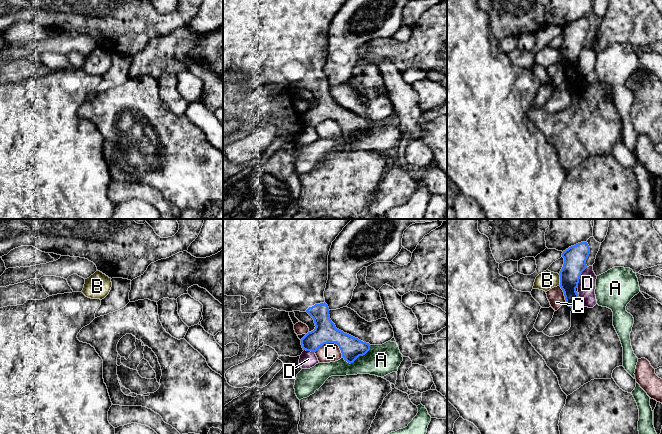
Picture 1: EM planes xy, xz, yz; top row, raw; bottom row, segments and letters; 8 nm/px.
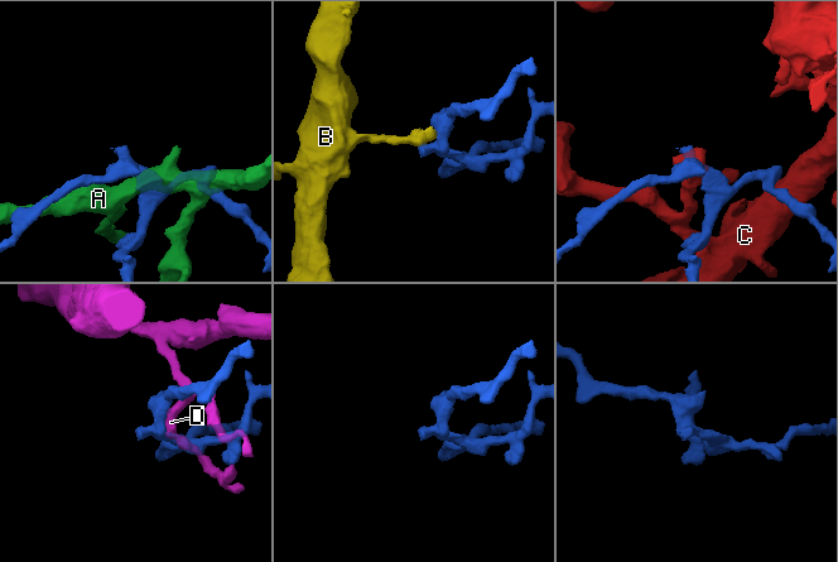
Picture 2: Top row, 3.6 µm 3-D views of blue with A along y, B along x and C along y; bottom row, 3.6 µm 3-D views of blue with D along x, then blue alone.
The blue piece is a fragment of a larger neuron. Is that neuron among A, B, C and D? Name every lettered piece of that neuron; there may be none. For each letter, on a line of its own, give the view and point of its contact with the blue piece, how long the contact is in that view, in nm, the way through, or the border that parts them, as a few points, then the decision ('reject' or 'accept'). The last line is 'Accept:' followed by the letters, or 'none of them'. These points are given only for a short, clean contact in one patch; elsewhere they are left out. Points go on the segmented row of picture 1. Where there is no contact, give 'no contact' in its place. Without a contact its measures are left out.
A: contact xz (357, 357); length 260 nm; border xz (370, 345), (364, 354), (350, 363), (342, 357); reject
B: contact yz (560, 280); length 100 nm; reject
C: contact xz (332, 342); length 220 nm; reject
D: contact yz (579, 277); length 180 nm; border yz (587, 267), (582, 272), (577, 286); reject
Accept: none of them

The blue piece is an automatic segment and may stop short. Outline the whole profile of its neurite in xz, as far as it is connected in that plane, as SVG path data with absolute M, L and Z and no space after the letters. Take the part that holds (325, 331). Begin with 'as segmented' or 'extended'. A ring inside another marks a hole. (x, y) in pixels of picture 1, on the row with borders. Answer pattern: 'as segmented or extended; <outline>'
extended; M223 219L223 295L245 297L247 303L244 305L241 304L242 313L254 313L262 309L271 308L286 312L307 312L313 318L316 327L301 339L303 350L316 352L324 344L335 343L339 346L344 360L350 364L353 363L359 356L365 355L370 350L370 344L337 329L330 319L330 310L324 298L324 291L328 280L328 255L332 242L351 220L352 219Z

